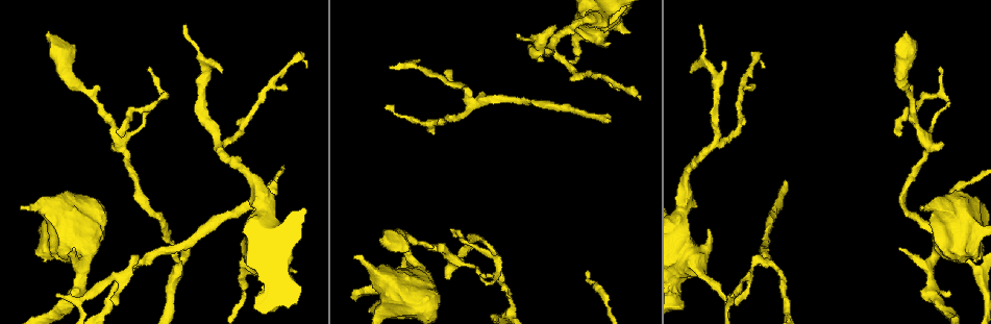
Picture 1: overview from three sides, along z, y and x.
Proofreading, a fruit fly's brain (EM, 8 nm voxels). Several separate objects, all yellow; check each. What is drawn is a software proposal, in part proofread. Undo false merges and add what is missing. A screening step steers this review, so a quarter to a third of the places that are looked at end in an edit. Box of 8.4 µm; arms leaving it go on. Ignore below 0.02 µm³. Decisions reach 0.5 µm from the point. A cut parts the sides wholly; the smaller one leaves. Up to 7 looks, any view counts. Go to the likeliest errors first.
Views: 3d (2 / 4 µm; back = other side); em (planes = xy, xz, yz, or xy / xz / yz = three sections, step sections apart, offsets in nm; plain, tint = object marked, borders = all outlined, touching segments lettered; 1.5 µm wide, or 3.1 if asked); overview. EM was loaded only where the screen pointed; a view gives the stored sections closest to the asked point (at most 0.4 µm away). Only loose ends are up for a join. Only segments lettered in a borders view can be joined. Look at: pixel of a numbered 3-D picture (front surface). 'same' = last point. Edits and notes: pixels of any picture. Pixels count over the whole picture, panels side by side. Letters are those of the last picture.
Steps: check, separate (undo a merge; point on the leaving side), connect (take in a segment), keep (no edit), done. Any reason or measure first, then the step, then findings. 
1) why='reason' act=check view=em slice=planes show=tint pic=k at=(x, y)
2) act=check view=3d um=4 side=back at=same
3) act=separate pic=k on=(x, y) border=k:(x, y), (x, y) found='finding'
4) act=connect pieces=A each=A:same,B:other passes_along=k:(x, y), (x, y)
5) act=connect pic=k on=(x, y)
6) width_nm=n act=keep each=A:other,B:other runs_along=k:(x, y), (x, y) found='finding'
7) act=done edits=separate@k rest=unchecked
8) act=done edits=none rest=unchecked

why='long arm stops here' act=check view=em slice=xz step=4 show=borders pic=1 at=(608, 122)

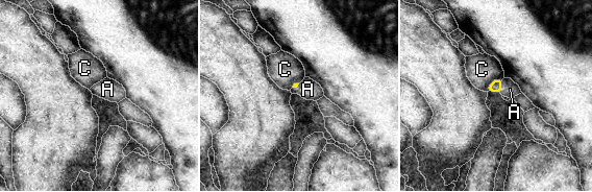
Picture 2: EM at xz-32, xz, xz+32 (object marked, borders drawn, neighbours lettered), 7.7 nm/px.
act=connect pieces=A each=A:same,C:other passes_along=2:(495, 86), (501, 87), (510, 89) found='the cell continues'

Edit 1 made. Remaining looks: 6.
act=check view=overview

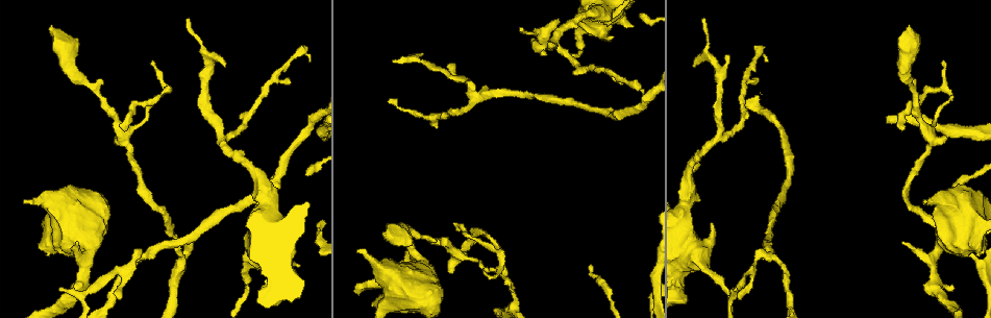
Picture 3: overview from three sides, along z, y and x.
why='branch stops here' act=check view=3d um=2 pic=3 at=(298, 265)

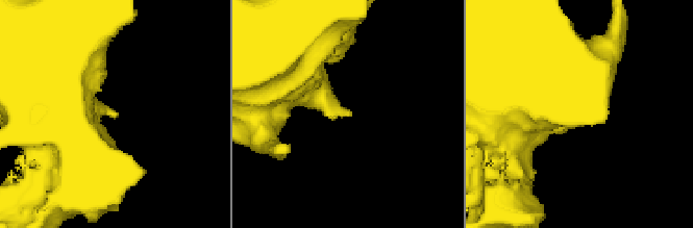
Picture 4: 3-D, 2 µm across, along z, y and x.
why='shape alone is not enough' act=check view=em slice=planes show=borders pic=4 at=(116, 112)

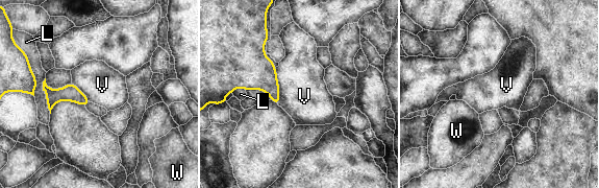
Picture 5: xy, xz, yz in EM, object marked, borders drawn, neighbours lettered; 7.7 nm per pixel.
act=keep each=L:other,V:other,W:other runs_along=5:(45, 88), (85, 100) found='none of them fits'

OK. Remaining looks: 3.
why='three-way junction' act=check view=em slice=yz step=4 show=tint pic=3 at=(142, 255)

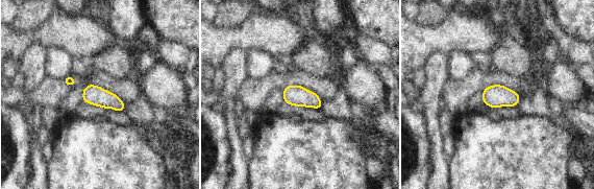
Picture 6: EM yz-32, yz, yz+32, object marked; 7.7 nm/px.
act=check view=em slice=planes show=borders at=same

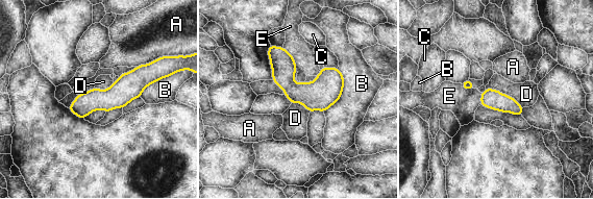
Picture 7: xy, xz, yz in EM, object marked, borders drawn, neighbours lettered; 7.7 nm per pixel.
width_nm=150 act=keep each=A:other,B:other,C:other,D:other,E:other border=7:(486, 88), (510, 95), (522, 107) found='all the same cell'

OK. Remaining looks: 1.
act=done edits=connect@2 rest=unchecked

